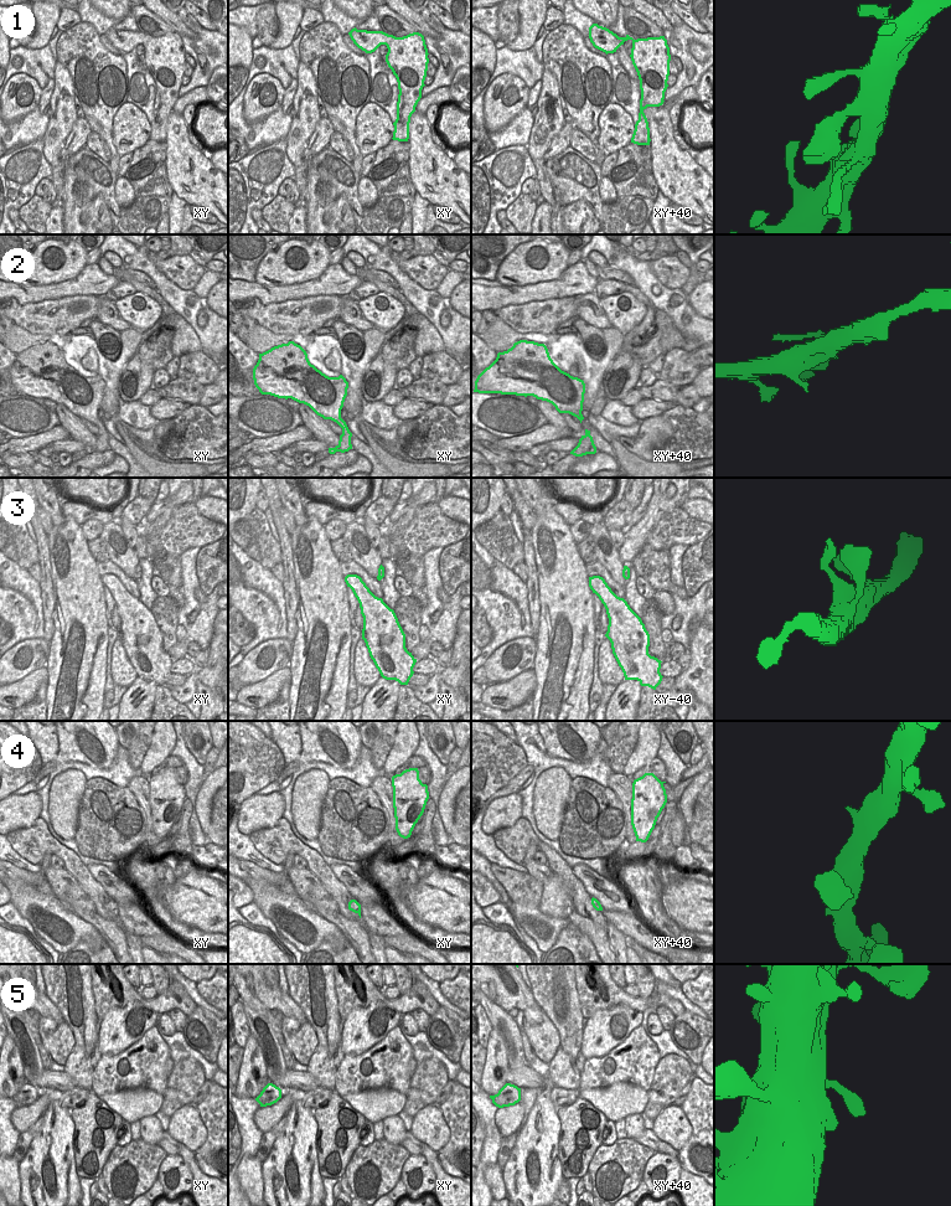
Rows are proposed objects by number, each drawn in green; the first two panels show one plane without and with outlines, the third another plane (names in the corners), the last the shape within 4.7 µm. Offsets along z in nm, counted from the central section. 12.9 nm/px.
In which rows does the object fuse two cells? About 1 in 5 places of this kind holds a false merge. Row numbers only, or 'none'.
none

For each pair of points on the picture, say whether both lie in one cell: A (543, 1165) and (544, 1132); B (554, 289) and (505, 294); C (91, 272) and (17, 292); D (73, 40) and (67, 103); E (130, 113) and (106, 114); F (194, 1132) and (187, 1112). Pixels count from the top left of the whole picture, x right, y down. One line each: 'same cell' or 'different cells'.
A: same cell
B: same cell
C: same cell
D: different cells
E: different cells
F: same cell

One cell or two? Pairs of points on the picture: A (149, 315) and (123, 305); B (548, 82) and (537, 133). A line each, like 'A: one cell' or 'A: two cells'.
A: one cell
B: one cell

